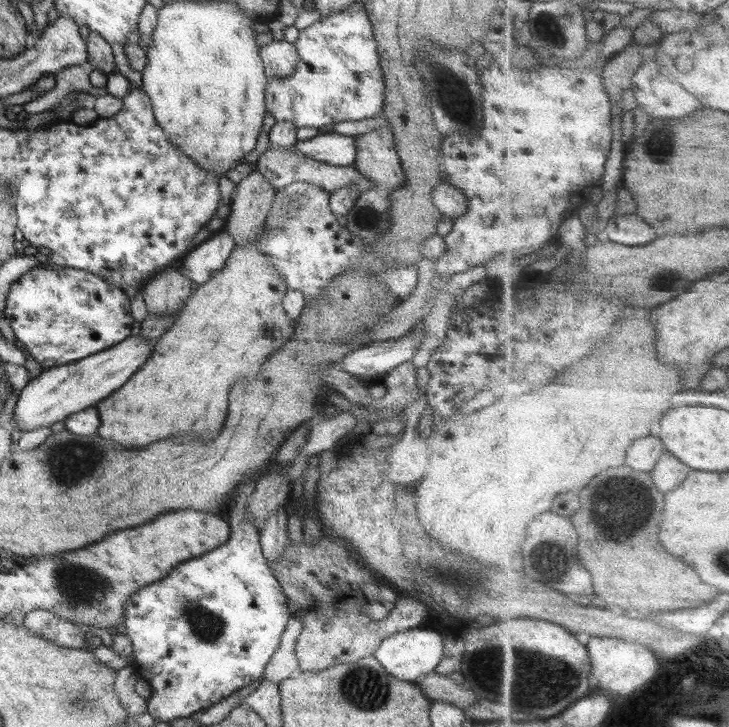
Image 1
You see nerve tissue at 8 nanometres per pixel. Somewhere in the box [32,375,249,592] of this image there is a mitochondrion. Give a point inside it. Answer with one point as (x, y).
(67, 460)

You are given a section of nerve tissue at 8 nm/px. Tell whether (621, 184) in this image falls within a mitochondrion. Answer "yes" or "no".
no

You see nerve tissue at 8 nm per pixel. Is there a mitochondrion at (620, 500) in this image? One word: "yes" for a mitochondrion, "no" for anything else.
yes

